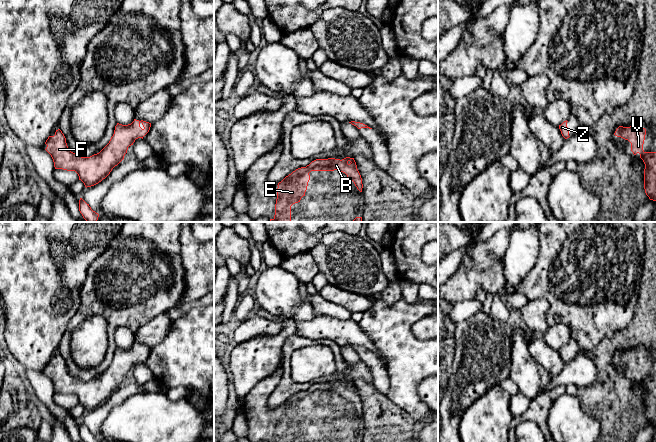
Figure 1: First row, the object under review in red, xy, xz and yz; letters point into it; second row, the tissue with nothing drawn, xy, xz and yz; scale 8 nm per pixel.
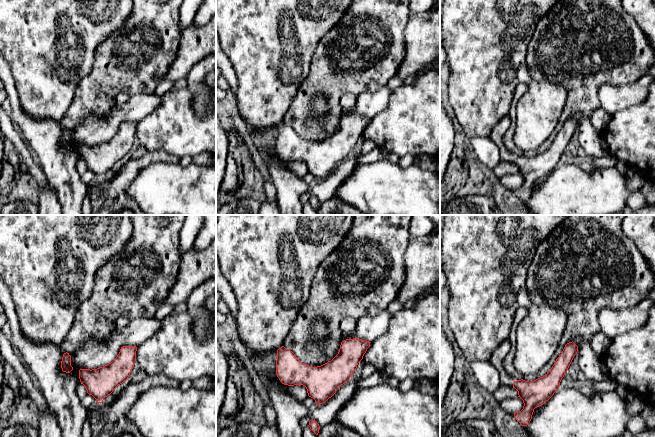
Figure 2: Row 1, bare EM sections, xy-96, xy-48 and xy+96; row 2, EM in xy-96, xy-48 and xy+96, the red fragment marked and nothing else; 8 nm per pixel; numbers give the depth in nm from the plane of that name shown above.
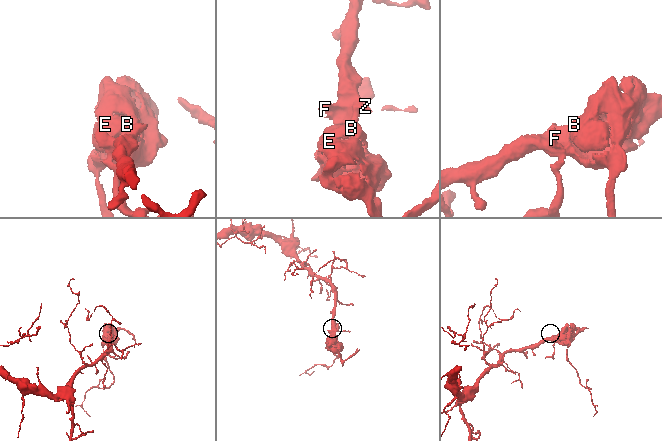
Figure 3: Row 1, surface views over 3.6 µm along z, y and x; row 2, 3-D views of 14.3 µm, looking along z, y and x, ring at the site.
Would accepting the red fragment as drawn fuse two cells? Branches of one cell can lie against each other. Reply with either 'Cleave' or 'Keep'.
Keep

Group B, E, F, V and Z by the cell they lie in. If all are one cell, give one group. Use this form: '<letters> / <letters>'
B E F V Z

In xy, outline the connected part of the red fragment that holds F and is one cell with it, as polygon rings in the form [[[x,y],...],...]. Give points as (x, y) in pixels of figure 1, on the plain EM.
[[[134,343],[131,348],[117,347],[109,367],[97,378],[81,381],[69,374],[66,362],[60,353],[54,360],[49,360],[45,368],[46,375],[51,379],[55,393],[75,395],[85,411],[91,411],[105,403],[127,377],[128,371],[136,363],[149,356],[151,347]]]

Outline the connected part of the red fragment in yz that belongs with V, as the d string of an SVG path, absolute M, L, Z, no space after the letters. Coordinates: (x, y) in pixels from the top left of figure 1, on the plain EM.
M638 349L630 351L619 350L614 359L628 364L631 367L631 375L634 379L640 378L640 382L645 388L645 417L650 424L656 425L656 376L645 376L643 374L646 353L640 352Z

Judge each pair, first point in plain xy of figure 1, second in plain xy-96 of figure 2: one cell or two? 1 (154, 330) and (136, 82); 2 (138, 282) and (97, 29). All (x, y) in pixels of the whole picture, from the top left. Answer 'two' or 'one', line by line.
1: two
2: two

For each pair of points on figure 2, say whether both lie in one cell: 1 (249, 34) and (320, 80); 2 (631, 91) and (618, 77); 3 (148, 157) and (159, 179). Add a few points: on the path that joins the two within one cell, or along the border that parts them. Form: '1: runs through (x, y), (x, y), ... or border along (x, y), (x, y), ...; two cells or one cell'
1: border along (314, 49), (309, 73), (301, 83), (297, 93); two cells
2: border along (636, 81), (630, 84), (602, 85); two cells
3: border along (175, 163), (153, 162), (144, 166), (134, 179); two cells

